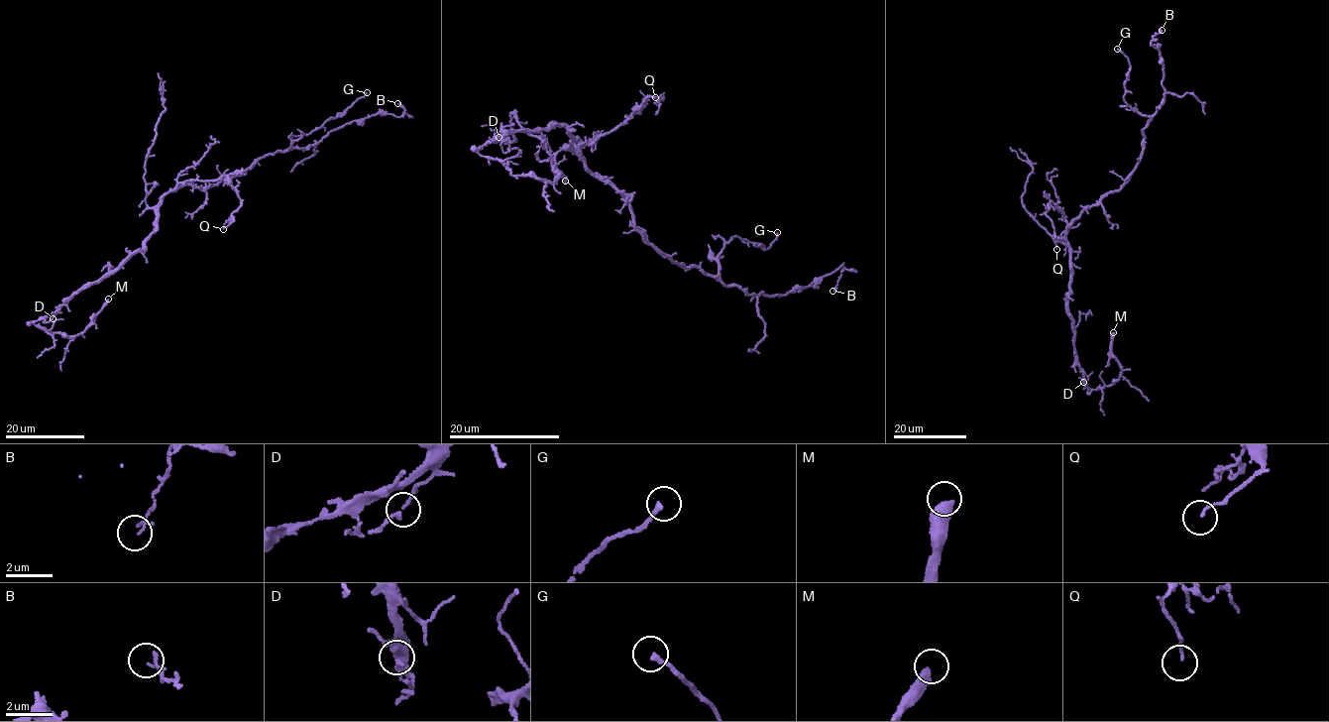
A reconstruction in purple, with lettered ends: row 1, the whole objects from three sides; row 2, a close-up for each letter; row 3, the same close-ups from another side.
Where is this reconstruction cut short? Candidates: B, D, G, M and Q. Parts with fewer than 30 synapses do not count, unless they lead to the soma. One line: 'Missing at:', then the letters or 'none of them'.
Missing at: M

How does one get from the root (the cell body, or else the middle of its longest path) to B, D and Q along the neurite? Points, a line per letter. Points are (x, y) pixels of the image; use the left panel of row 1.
B: (178, 186), (205, 188), (277, 151), (306, 149), (353, 121), (385, 113), (400, 116), (404, 108), (397, 103)
D: (178, 186), (163, 195), (156, 211), (156, 230), (145, 245), (117, 269), (87, 283), (45, 321), (53, 318)
Q: (178, 186), (187, 180), (225, 176), (230, 180), (241, 205), (232, 213), (233, 221), (223, 229)

